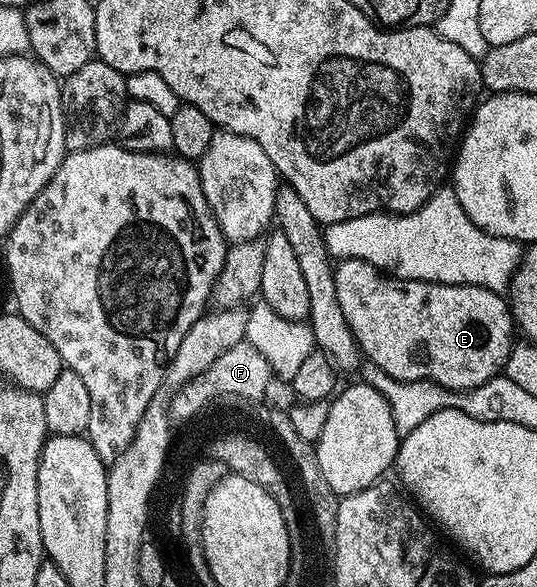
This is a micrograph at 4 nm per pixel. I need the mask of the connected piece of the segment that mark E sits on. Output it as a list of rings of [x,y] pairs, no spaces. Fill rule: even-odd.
[[[342,258],[336,263],[333,271],[335,276],[335,296],[339,296],[339,304],[343,308],[343,316],[347,316],[347,324],[357,341],[362,355],[375,365],[387,376],[391,376],[396,382],[434,382],[448,390],[474,390],[479,384],[487,384],[487,380],[498,377],[504,371],[509,353],[515,345],[515,323],[513,312],[509,303],[496,290],[488,290],[486,286],[456,286],[455,284],[443,284],[442,282],[416,282],[406,278],[395,278],[371,264],[354,258]]]

